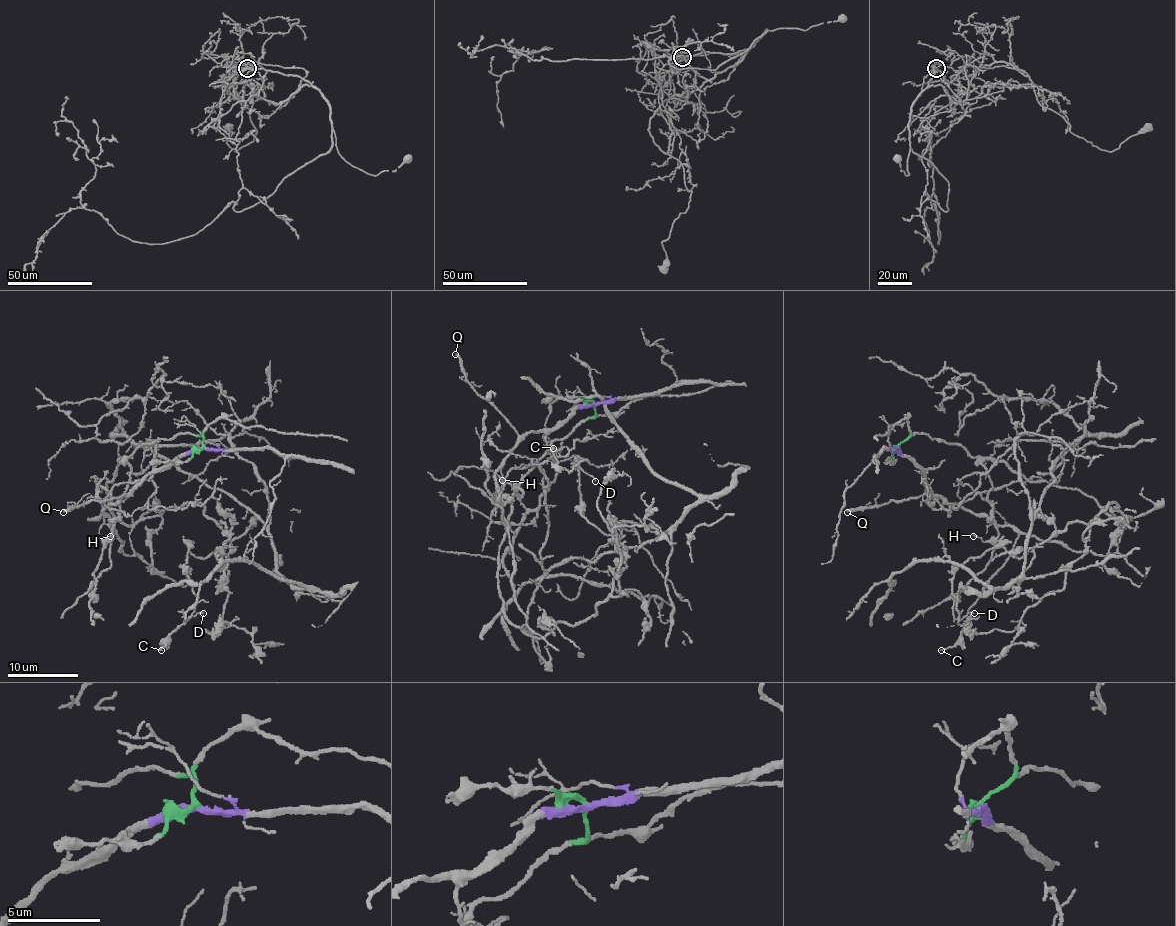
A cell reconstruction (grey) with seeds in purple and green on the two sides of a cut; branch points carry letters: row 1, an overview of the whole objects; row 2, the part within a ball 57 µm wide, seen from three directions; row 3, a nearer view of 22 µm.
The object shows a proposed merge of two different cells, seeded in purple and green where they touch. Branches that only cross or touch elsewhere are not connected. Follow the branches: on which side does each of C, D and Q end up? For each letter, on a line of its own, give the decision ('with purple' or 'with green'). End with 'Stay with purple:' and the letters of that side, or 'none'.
C: with green
D: with green
Q: with purple
Stay with purple: Q

